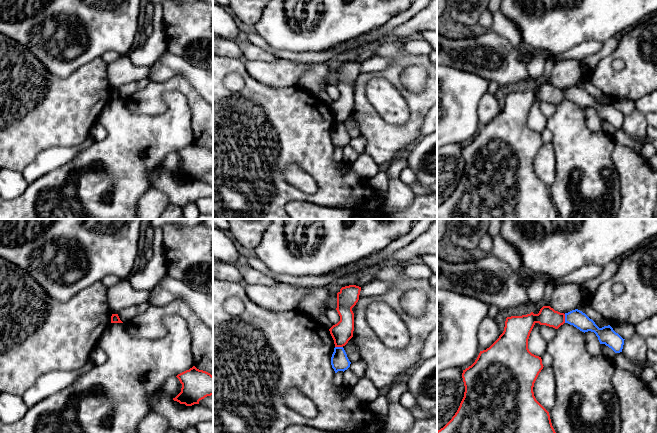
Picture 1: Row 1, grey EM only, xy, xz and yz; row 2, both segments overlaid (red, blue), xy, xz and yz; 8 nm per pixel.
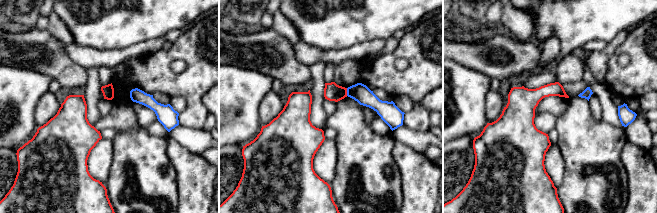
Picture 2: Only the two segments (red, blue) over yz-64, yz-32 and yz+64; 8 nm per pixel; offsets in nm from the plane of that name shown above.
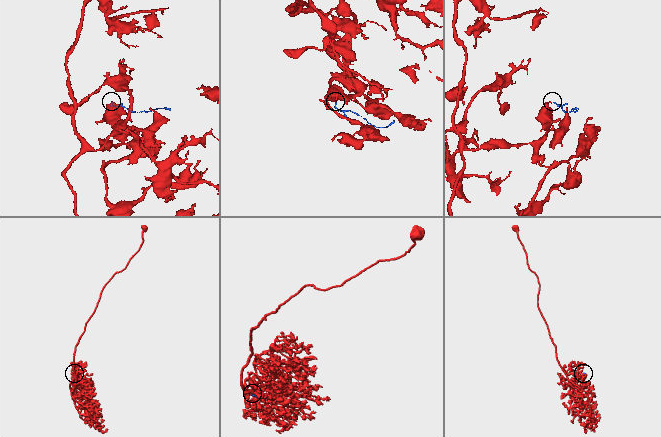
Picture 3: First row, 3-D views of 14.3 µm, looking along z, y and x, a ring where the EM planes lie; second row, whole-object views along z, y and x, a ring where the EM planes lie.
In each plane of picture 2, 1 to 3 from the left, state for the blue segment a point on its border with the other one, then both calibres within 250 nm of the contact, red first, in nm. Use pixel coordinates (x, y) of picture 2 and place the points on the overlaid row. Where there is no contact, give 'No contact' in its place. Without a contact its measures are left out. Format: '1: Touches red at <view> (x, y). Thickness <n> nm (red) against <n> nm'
1: No contact
2: Touches red at yz-32 (346, 92). Thickness 140 nm (red) against 150 nm
3: No contact

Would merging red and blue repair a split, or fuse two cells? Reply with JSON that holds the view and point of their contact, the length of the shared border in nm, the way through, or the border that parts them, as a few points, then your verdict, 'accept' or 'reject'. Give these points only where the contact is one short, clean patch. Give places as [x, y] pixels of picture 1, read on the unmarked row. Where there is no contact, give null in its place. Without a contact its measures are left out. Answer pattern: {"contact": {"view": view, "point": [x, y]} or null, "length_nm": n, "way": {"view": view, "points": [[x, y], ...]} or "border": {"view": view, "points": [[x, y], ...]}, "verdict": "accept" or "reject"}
{"contact": {"view": "yz", "point": [564, 94]}, "length_nm": 70, "border": {"view": "yz", "points": [[564, 90], [565, 98]]}, "verdict": "reject"}

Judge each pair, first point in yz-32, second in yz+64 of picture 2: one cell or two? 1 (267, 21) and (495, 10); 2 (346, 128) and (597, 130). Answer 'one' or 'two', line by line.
1: one
2: one

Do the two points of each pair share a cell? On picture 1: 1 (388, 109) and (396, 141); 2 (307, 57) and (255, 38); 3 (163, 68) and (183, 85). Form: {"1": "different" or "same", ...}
{"1": "different", "2": "same", "3": "different"}

